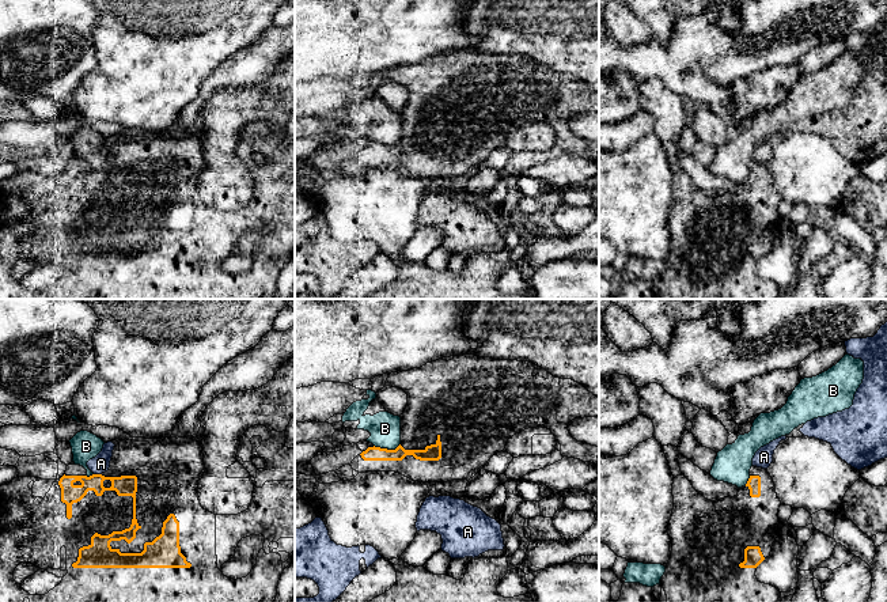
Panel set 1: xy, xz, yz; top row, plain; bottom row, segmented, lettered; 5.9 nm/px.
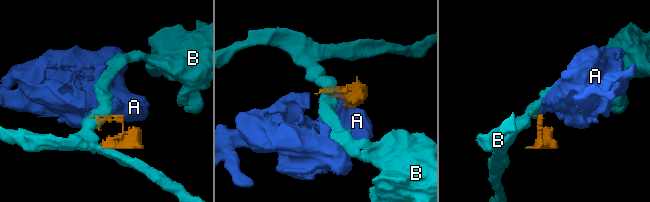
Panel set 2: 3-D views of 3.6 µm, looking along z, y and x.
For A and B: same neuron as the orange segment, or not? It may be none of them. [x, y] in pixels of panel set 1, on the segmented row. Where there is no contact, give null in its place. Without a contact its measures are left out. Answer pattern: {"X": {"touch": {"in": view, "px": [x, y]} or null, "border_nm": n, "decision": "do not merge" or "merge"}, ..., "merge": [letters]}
{"A": {"touch": {"in": "xy", "px": [98, 474]}, "border_nm": 50, "decision": "do not merge"}, "B": {"touch": {"in": "xz", "px": [386, 449]}, "border_nm": 160, "decision": "do not merge"}, "merge": []}

